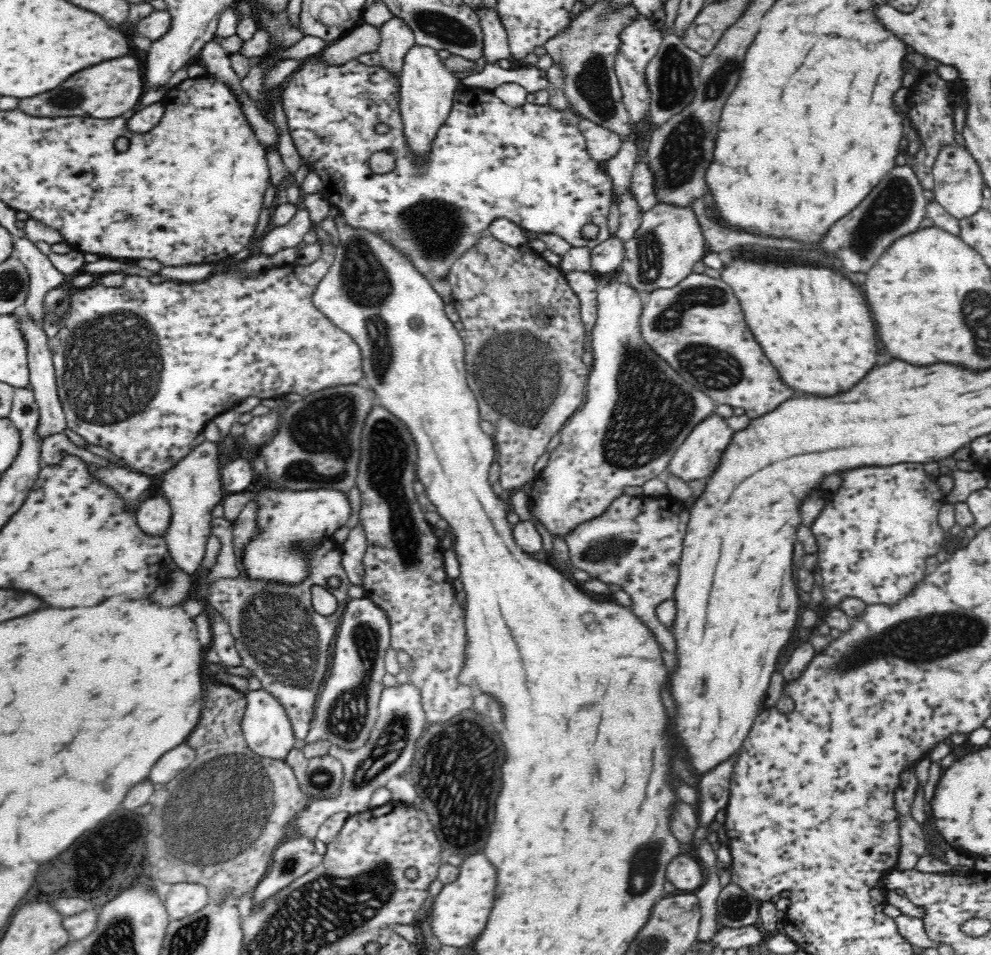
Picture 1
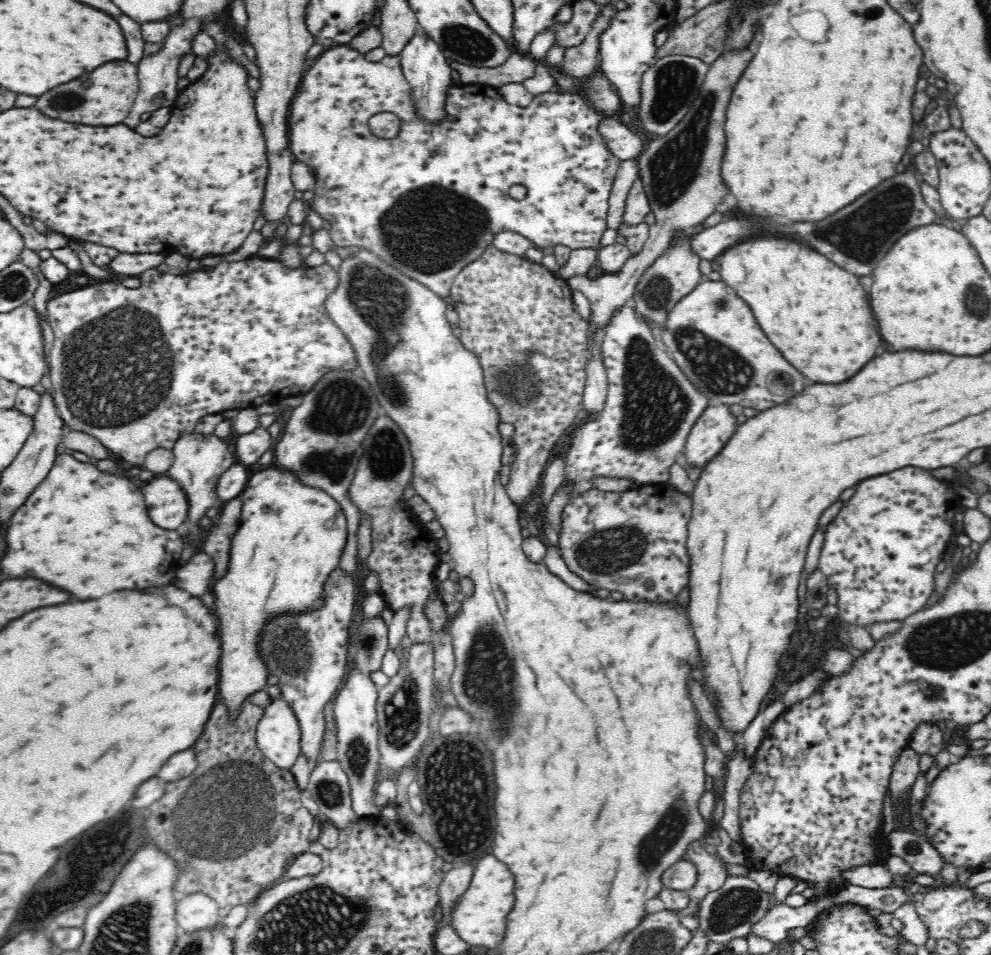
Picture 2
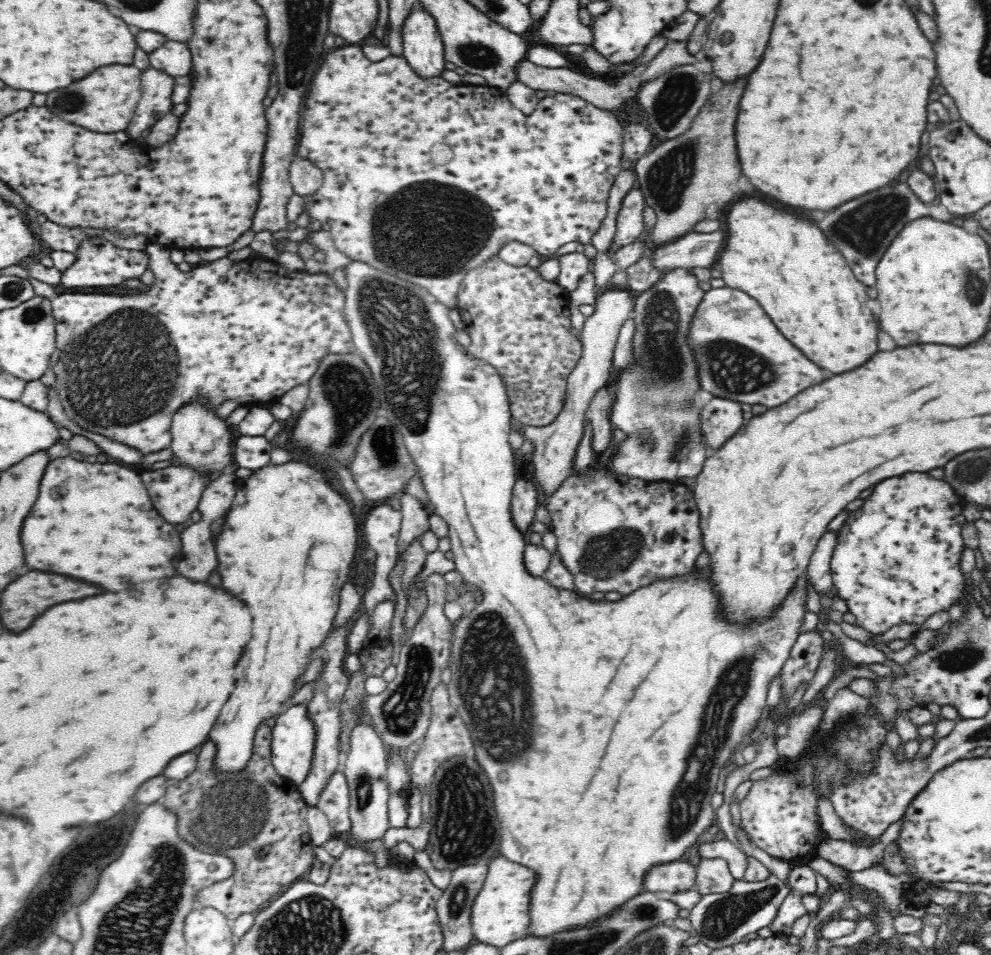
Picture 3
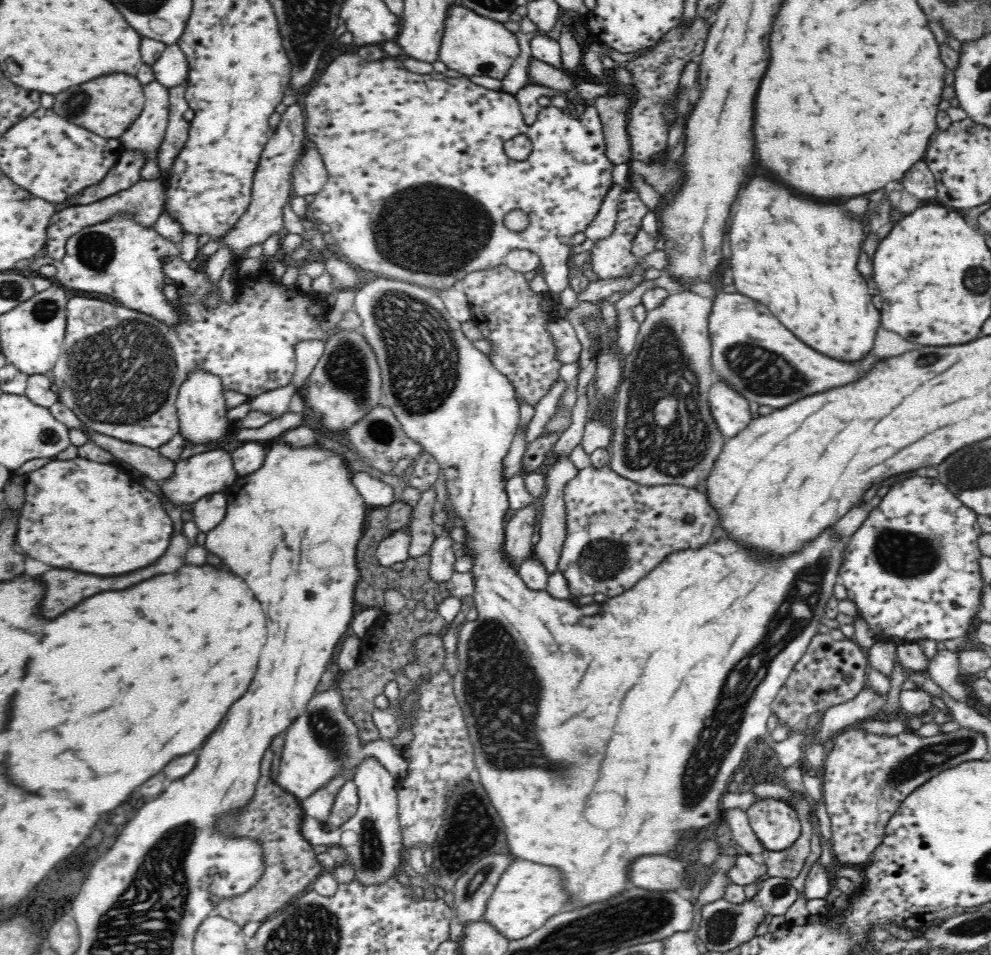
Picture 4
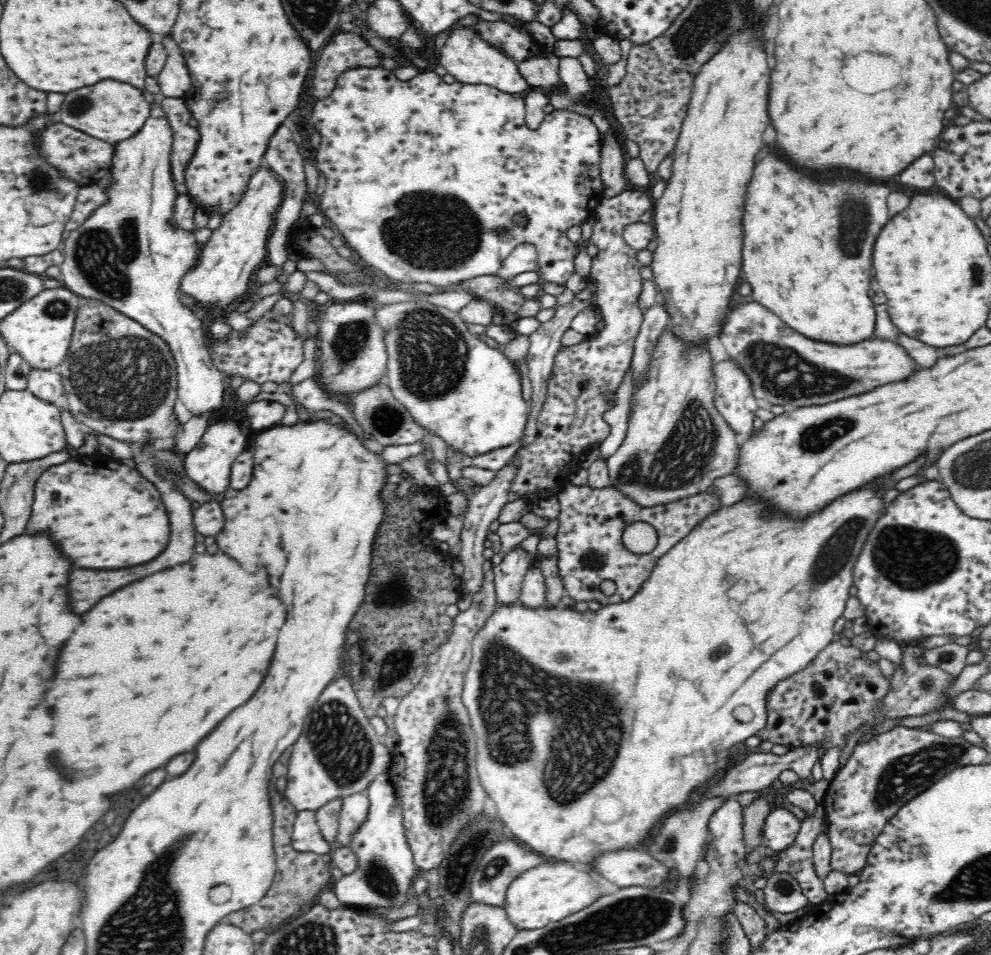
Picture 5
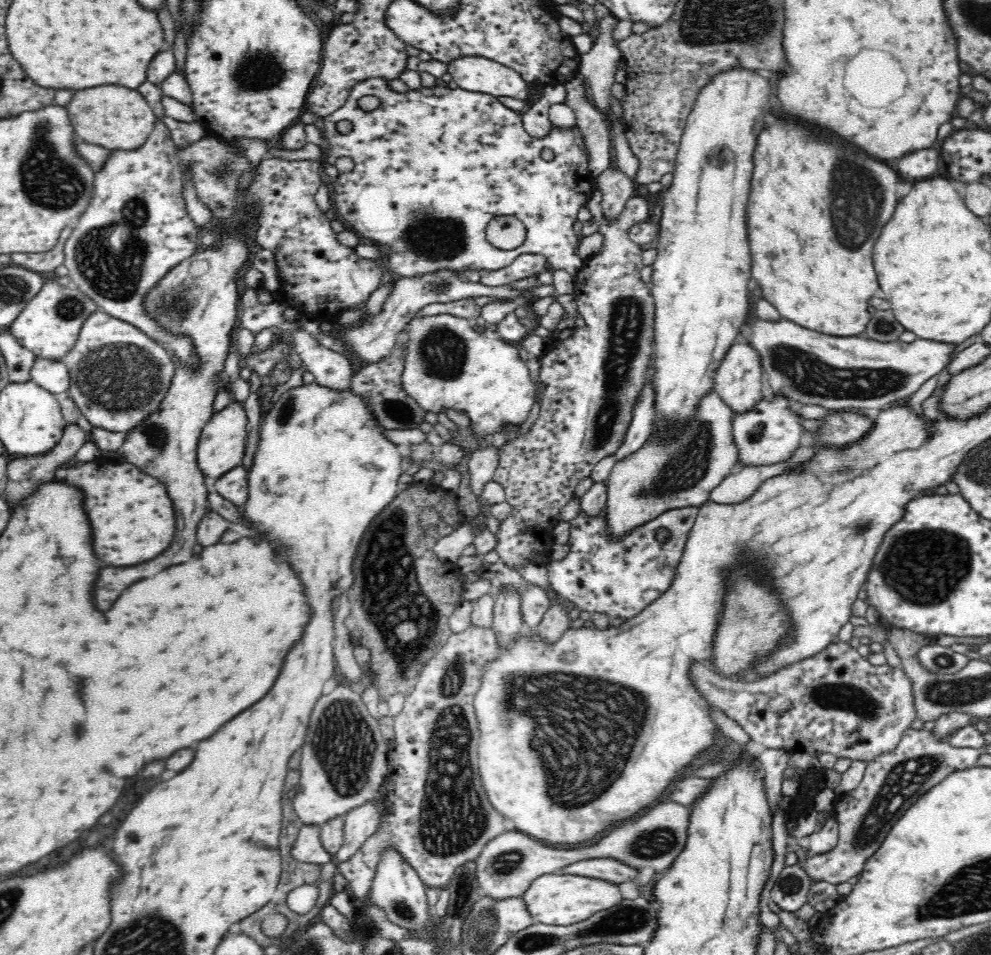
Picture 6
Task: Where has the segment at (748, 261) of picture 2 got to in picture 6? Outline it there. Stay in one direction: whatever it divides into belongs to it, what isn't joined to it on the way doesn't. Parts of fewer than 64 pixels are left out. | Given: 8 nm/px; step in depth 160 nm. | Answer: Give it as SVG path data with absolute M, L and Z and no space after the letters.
M776 118L772 124L768 124L762 130L754 148L753 164L754 176L752 176L752 184L750 184L750 200L746 207L746 224L750 252L752 252L751 277L760 285L763 298L768 300L784 318L788 318L800 326L806 326L810 330L818 330L818 332L839 337L861 336L862 332L866 330L872 313L872 308L868 308L868 300L878 290L878 282L876 282L876 274L874 274L874 266L872 266L872 246L874 246L880 230L884 228L884 224L892 218L894 208L898 204L898 198L896 198L898 174L894 172L894 168L870 158L860 148L844 146L842 142L838 144L838 142L832 142L830 138L818 136L816 130L810 130L792 118Z

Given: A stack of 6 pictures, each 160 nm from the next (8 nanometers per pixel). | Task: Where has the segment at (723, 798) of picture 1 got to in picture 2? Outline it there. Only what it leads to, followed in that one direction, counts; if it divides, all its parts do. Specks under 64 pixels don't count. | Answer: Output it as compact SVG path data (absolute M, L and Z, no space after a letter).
M775 701L765 711L758 712L756 718L742 732L742 741L745 742L743 753L746 756L756 755L768 728L785 712L783 702L780 703L779 701Z

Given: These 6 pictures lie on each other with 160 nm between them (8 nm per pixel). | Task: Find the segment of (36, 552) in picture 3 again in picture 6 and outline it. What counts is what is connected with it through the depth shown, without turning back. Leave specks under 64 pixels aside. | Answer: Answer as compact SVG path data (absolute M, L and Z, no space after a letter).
M98 458L94 461L78 463L74 468L58 469L55 478L63 478L86 492L86 514L94 526L94 550L102 562L112 566L134 566L156 558L170 546L176 530L172 500L164 490L162 482L144 474L141 470L136 470L134 464L128 462L115 464L104 458Z

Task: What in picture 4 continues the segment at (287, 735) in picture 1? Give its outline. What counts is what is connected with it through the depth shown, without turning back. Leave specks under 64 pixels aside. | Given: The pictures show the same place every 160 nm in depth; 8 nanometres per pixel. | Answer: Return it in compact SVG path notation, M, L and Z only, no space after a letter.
M334 684L327 691L316 693L302 716L286 729L277 781L282 789L300 802L324 788L333 778L344 777L345 781L353 781L360 763L368 757L378 760L378 764L389 770L395 778L406 776L406 759L390 741L380 738L368 742L361 741L359 728L347 713L348 702Z

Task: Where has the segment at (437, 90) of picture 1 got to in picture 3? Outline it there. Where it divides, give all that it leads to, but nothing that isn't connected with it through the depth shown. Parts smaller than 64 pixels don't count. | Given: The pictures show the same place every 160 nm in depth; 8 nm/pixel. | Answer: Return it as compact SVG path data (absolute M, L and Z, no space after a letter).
M418 1L402 22L403 57L424 79L441 76L445 70L443 40L434 17Z

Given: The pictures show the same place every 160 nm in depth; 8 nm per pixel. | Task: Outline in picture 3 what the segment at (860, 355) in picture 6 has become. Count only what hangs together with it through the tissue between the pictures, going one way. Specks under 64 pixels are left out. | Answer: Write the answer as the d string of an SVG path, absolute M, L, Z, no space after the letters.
M730 287L706 288L704 298L698 305L697 313L691 322L689 337L698 362L698 376L702 390L708 390L710 394L720 398L728 398L744 404L762 404L772 408L784 404L802 390L820 384L828 378L820 366L810 362L794 344L790 344L778 332L774 322L766 316L766 312L755 298Z

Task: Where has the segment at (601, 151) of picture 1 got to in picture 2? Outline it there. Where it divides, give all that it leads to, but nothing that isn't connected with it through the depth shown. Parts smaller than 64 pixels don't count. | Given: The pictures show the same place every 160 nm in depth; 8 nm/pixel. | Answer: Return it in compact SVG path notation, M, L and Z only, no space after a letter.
M608 117L599 125L600 135L616 158L621 161L636 160L642 154L644 142L638 132L628 128L628 124Z

